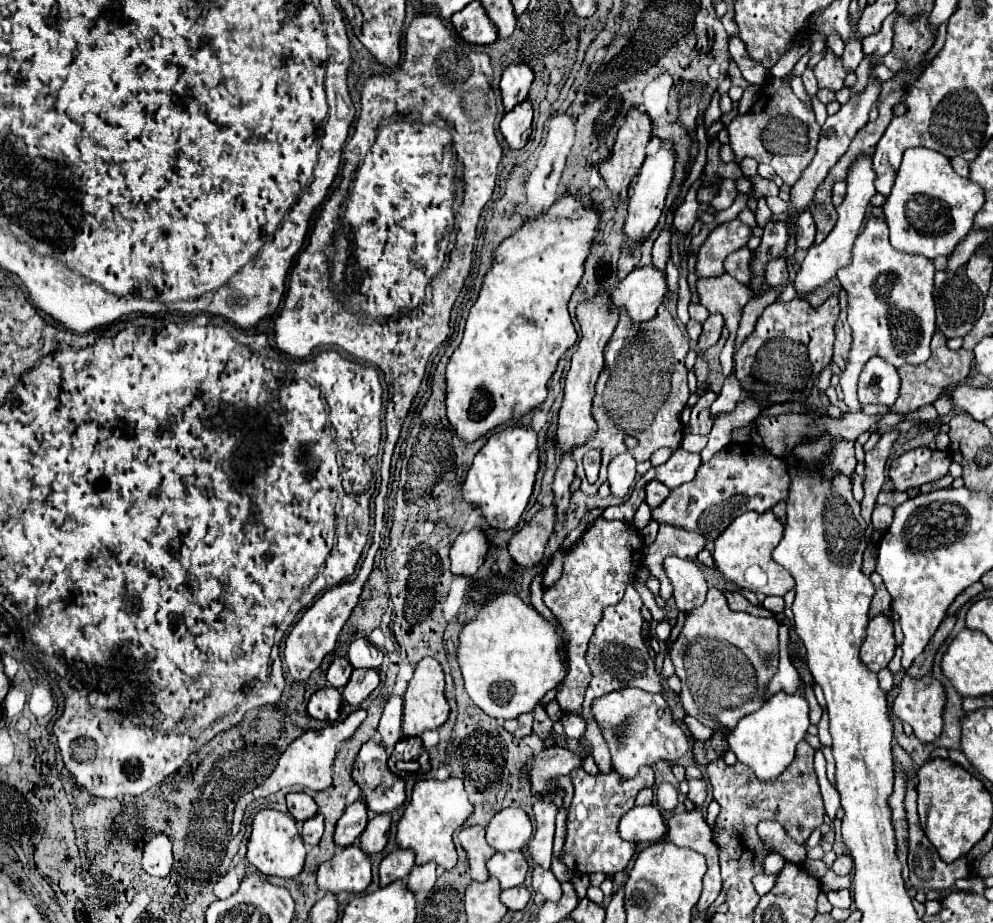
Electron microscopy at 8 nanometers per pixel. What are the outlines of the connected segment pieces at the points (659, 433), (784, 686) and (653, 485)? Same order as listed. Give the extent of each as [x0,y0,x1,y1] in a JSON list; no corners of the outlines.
[[573,306,691,496],[769,624,803,696],[645,480,671,508]]

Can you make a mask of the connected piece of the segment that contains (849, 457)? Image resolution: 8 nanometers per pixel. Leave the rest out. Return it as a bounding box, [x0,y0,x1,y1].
[831,442,855,476]

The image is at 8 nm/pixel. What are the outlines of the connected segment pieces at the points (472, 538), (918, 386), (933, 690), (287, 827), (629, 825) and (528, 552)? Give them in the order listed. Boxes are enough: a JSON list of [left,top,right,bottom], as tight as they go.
[[451,528,487,578],[891,330,973,412],[891,674,945,742],[247,810,305,878],[619,806,663,842],[509,506,555,568]]

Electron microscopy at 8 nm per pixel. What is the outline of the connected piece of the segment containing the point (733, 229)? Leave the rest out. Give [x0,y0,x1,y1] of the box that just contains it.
[697,218,751,278]

